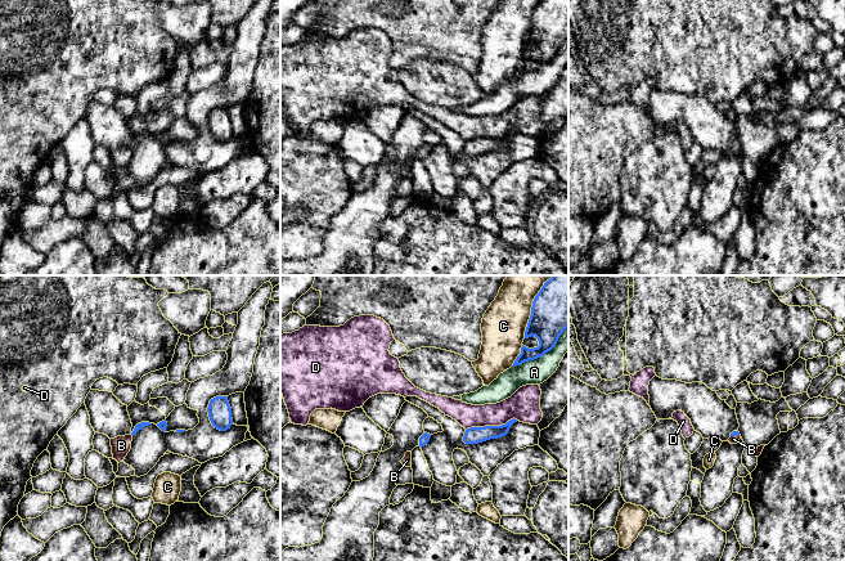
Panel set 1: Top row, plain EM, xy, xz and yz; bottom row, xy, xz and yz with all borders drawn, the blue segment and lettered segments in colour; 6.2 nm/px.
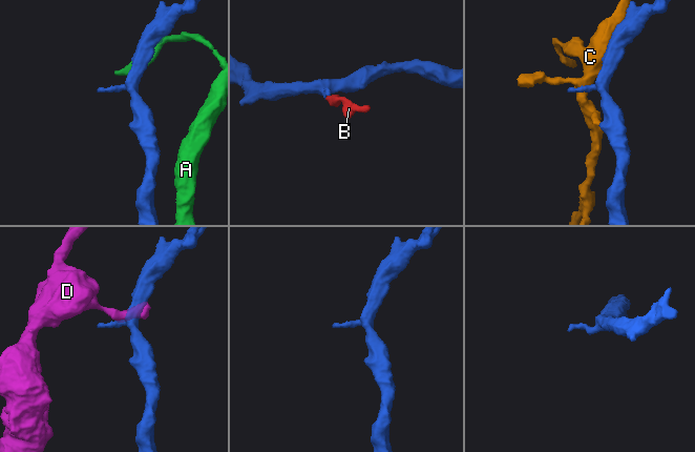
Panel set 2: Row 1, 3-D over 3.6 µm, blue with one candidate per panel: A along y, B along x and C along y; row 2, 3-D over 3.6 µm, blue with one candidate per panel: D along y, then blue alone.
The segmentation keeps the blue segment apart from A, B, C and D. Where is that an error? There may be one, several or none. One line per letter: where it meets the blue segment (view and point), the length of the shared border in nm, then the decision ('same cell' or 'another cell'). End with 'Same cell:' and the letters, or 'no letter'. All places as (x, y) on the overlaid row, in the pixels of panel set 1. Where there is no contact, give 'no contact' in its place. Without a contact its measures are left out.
A: xz (542, 355) | 440 nm | another cell
B: yz (735, 435) | 60 nm | same cell
C: xz (533, 306) | 440 nm | another cell
D: xz (491, 426) | 340 nm | another cell
Same cell: B

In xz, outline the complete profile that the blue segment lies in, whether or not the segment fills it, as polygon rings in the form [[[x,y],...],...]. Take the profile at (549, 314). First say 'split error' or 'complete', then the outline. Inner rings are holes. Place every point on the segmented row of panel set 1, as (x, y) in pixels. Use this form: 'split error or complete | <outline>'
complete | [[[553,275],[535,296],[525,331],[525,338],[535,336],[539,346],[529,349],[522,345],[521,354],[512,367],[550,351],[566,328],[568,328],[568,275]]]

